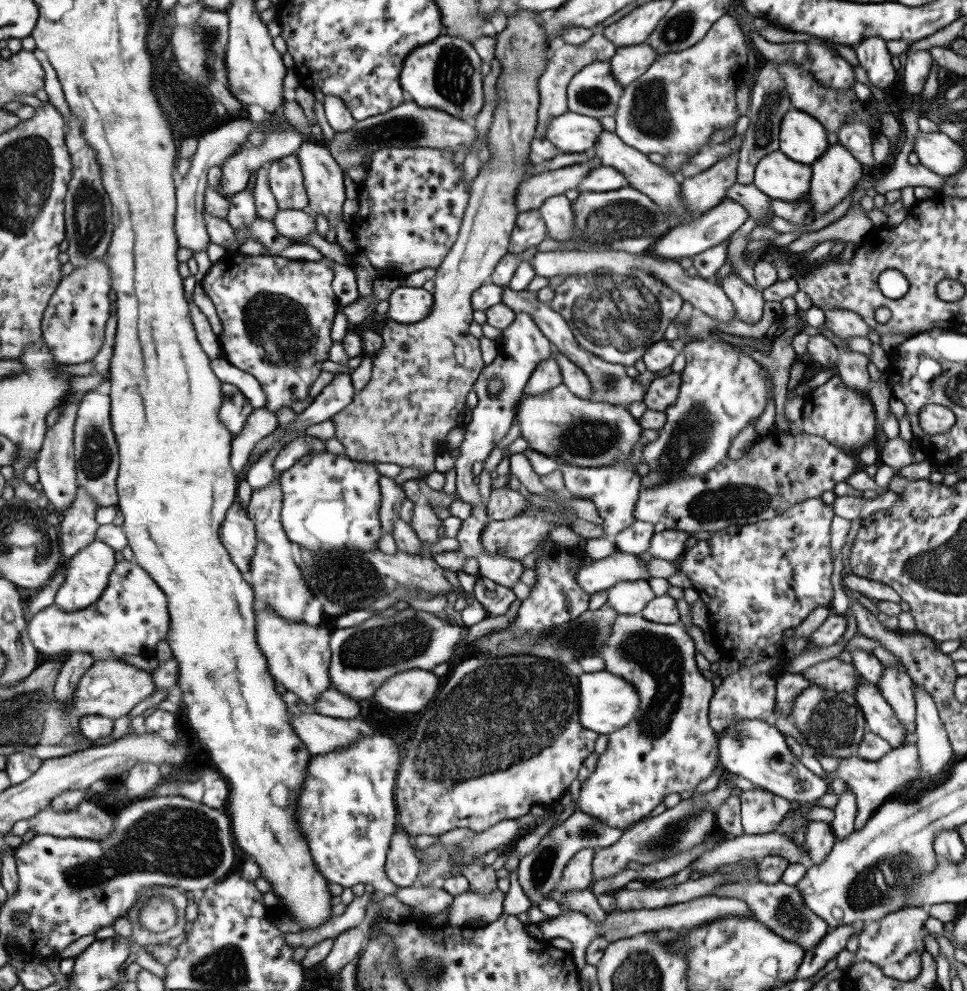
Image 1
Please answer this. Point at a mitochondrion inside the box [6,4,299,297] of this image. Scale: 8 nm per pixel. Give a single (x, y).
(89, 212)

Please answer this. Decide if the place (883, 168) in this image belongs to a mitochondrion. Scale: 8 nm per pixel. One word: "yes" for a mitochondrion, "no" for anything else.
no

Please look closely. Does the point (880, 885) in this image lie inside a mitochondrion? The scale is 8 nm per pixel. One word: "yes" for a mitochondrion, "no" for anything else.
yes

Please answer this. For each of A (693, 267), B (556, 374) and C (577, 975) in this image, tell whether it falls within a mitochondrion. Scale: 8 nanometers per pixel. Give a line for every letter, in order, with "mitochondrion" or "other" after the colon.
A: other
B: other
C: other

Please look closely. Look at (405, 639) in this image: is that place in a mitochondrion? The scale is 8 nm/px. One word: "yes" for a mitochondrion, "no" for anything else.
yes

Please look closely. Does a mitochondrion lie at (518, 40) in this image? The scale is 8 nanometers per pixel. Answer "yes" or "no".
no

